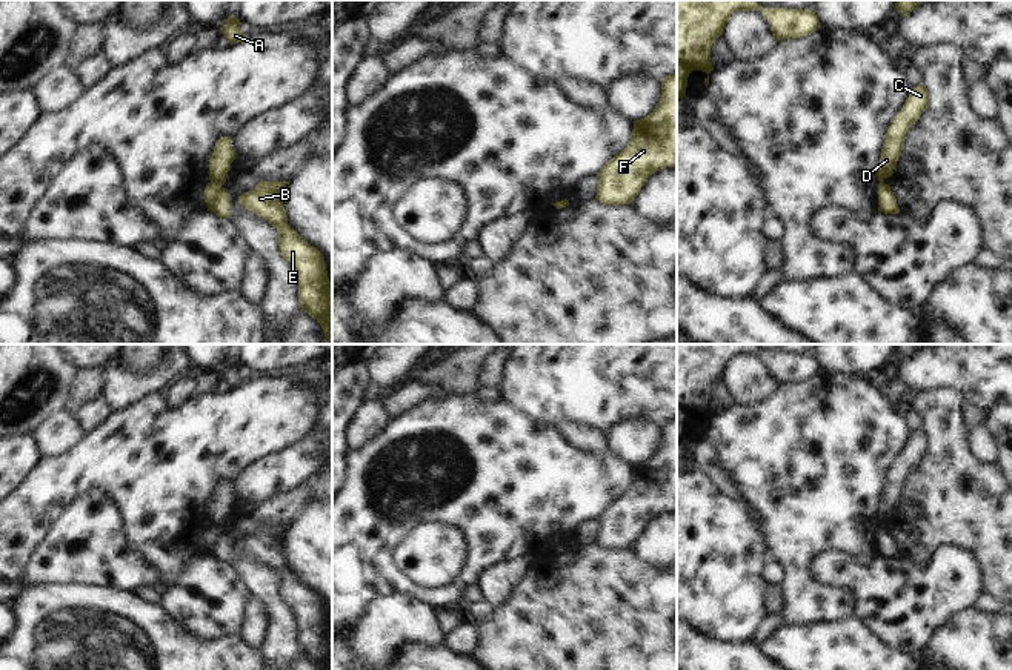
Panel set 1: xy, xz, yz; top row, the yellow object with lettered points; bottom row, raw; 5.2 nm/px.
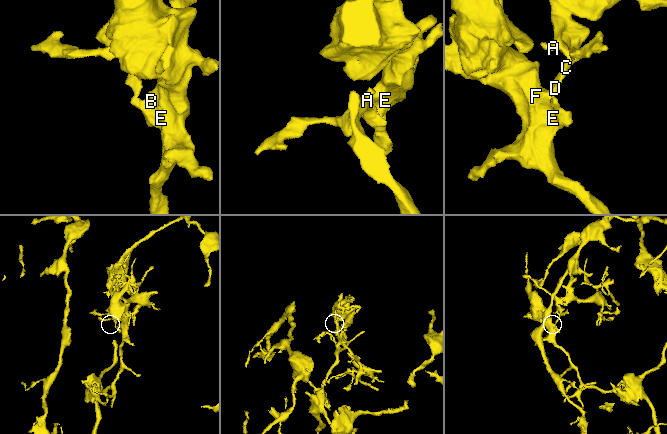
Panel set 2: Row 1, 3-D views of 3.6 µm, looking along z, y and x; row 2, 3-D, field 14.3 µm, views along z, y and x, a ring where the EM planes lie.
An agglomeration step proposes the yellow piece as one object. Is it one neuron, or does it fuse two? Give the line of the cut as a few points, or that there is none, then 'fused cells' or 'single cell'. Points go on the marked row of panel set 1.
cut xy (211, 182), (220, 186); fused cells

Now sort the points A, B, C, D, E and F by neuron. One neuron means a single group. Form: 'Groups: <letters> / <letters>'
Groups: A C D / B E F.

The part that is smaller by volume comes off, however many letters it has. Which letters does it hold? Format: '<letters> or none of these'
A, C, D.

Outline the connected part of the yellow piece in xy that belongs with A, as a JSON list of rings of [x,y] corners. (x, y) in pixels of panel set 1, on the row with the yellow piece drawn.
[[[231,15],[225,25],[220,28],[220,31],[228,38],[229,45],[235,45],[241,41],[246,35],[240,31],[240,20],[235,15]]]

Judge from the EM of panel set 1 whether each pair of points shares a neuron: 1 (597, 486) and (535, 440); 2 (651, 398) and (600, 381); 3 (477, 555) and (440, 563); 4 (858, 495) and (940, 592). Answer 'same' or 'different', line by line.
1: same
2: same
3: different
4: different

